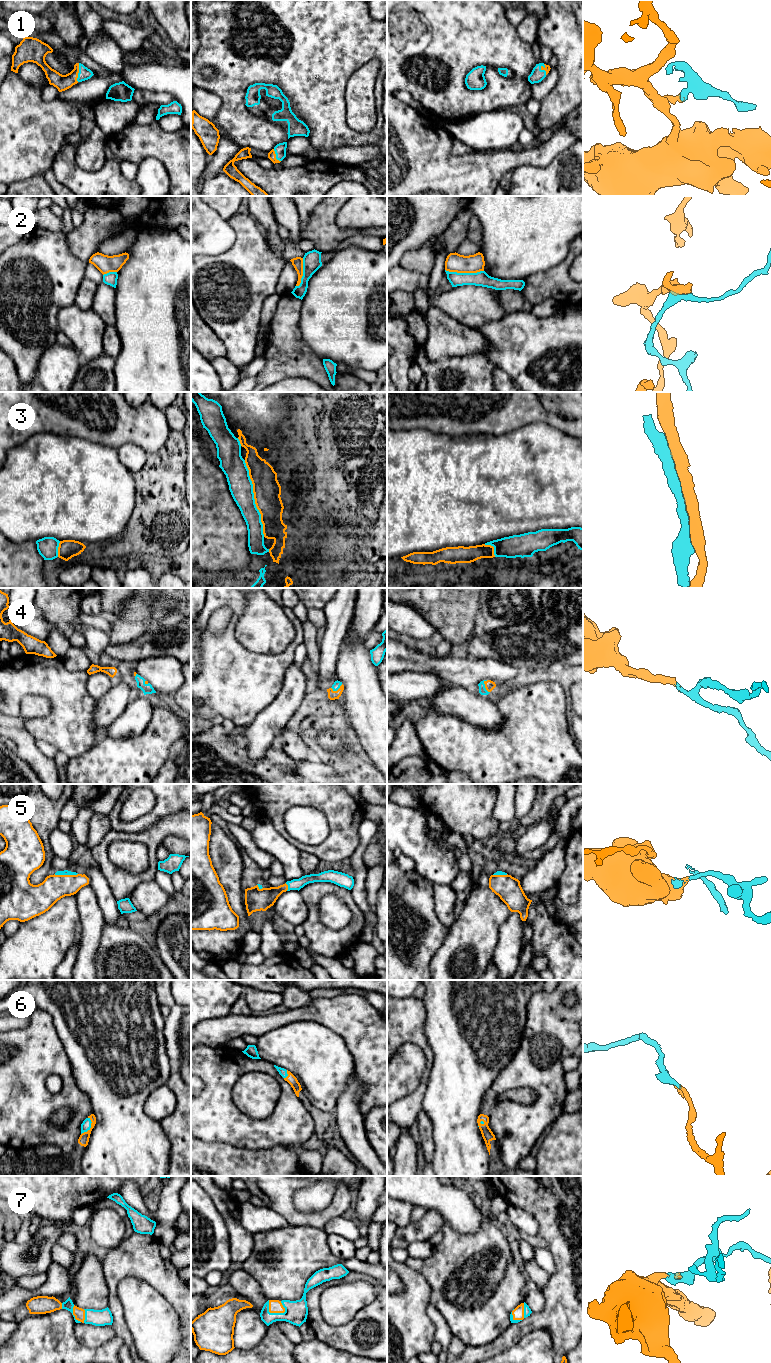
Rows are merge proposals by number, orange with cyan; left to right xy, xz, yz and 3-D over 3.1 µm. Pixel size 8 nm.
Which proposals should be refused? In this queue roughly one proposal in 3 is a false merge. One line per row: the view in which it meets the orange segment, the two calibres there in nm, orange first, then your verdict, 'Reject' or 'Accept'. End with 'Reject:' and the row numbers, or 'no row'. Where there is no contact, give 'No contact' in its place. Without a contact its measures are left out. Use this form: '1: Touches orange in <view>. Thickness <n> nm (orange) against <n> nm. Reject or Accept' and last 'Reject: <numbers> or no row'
1: Touches orange in xy. Thickness 130 nm (orange) against 100 nm. Accept
2: Touches orange in yz. Thickness 150 nm (orange) against 120 nm. Reject
3: Touches orange in xz. Thickness 220 nm (orange) against 190 nm. Reject
4: Touches orange in yz. Thickness 80 nm (orange) against 60 nm. Accept
5: Touches orange in xy. Thickness 220 nm (orange) against 50 nm. Accept
6: Touches orange in xy. Thickness 90 nm (orange) against 80 nm. Accept
7: Touches orange in xz. Thickness 110 nm (orange) against 180 nm. Accept
Reject: 2, 3

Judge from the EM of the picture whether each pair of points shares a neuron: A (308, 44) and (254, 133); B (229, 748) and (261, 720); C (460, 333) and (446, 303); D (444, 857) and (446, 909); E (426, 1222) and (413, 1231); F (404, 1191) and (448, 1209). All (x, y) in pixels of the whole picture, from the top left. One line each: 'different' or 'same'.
A: same
B: different
C: different
D: different
E: same
F: same

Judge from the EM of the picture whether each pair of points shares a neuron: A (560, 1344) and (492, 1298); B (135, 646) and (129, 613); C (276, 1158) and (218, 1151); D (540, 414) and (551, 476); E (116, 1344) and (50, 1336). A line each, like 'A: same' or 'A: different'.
A: different
B: different
C: same
D: different
E: same

